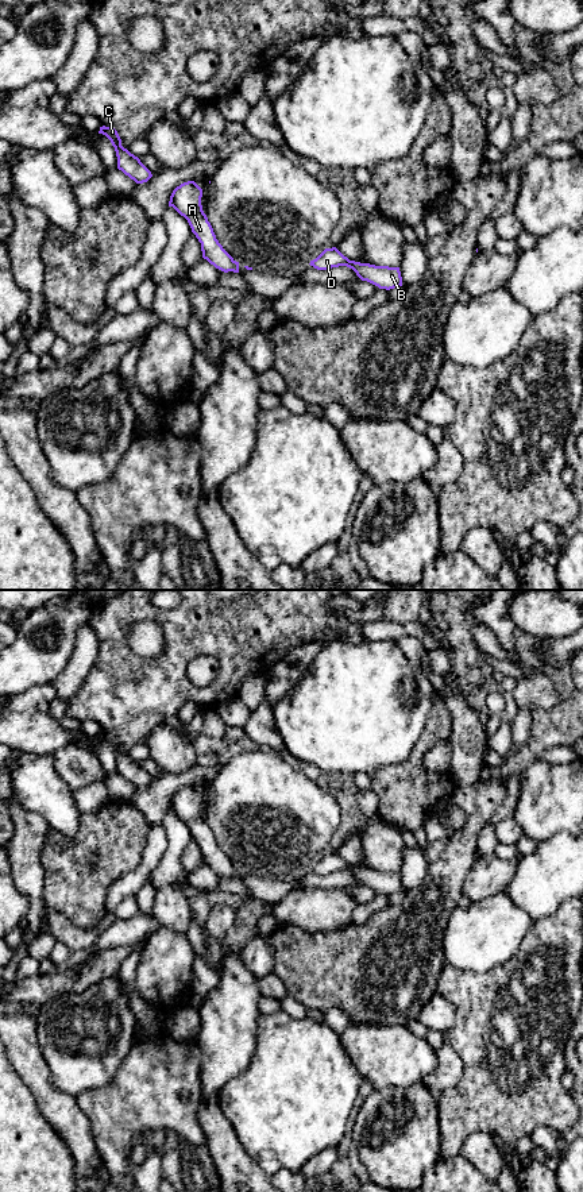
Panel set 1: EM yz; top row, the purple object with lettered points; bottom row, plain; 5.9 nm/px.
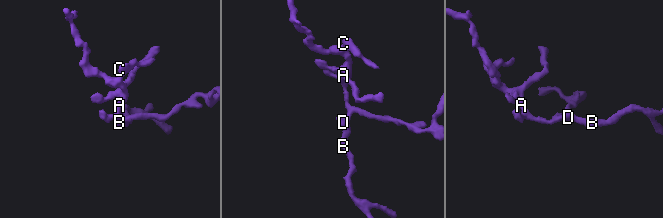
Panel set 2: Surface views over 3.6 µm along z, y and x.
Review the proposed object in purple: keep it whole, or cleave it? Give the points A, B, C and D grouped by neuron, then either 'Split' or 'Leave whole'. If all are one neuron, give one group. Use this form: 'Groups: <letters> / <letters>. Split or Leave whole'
Groups: A B C D. Leave whole

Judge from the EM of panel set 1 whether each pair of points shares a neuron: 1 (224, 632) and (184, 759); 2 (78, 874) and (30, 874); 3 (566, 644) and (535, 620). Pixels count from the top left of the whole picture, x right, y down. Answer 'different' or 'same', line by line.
1: different
2: different
3: different

